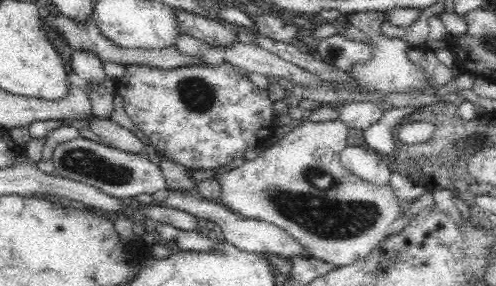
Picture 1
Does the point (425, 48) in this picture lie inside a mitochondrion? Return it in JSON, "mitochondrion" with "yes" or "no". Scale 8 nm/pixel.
{"mitochondrion":"no"}

